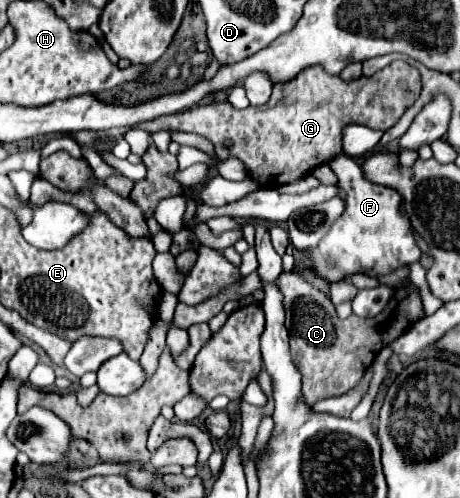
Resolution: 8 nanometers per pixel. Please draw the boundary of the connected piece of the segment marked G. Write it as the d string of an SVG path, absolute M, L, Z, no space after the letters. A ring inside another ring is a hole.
M403 60L391 62L387 66L387 74L381 72L381 76L374 74L372 77L363 75L359 80L351 80L351 82L345 82L341 76L329 74L327 70L323 70L317 64L317 66L305 68L303 72L297 74L297 78L293 78L289 82L275 84L269 102L263 106L255 106L255 108L247 106L243 110L237 110L227 102L211 102L205 106L191 108L183 114L161 116L157 120L139 124L137 128L143 128L147 132L157 132L163 128L163 130L181 130L181 132L201 134L213 142L219 158L224 159L224 156L239 158L245 164L245 168L249 170L251 178L259 186L277 188L277 186L291 184L291 182L305 178L315 166L331 162L337 154L341 154L345 126L363 124L363 126L371 126L375 130L389 130L391 126L395 126L395 122L401 118L401 114L419 98L419 90L421 90L421 78L419 78L417 68L409 66ZM227 140L231 142L231 148L225 148L223 142L227 142Z

